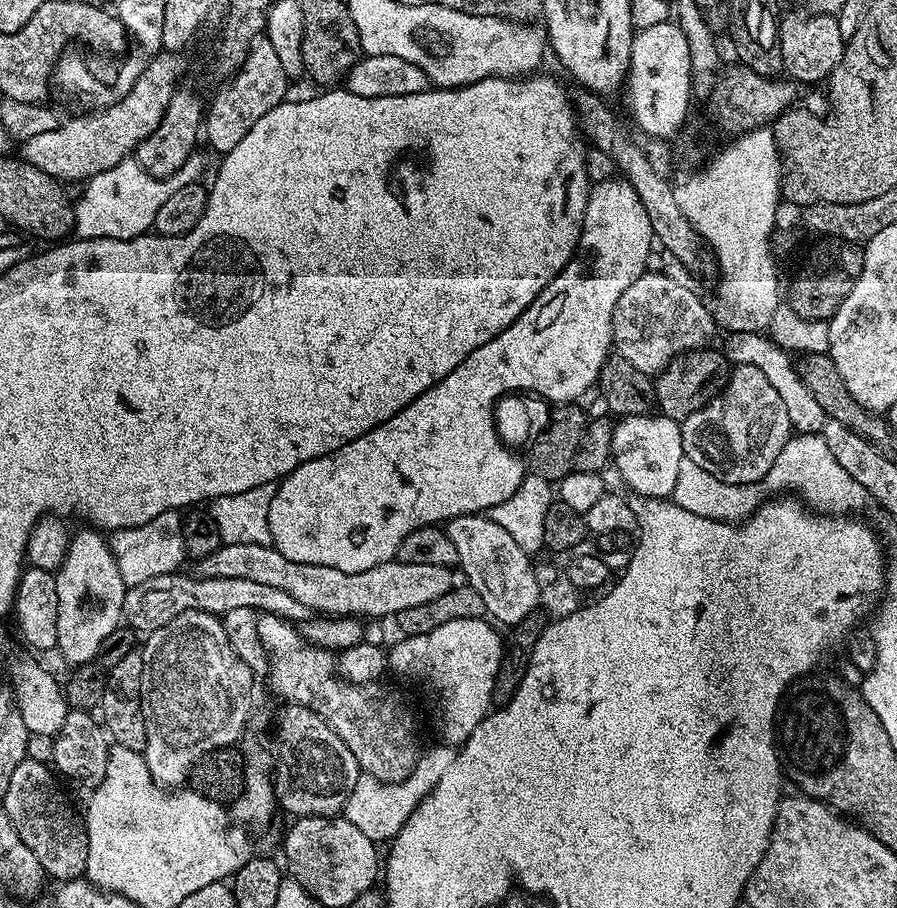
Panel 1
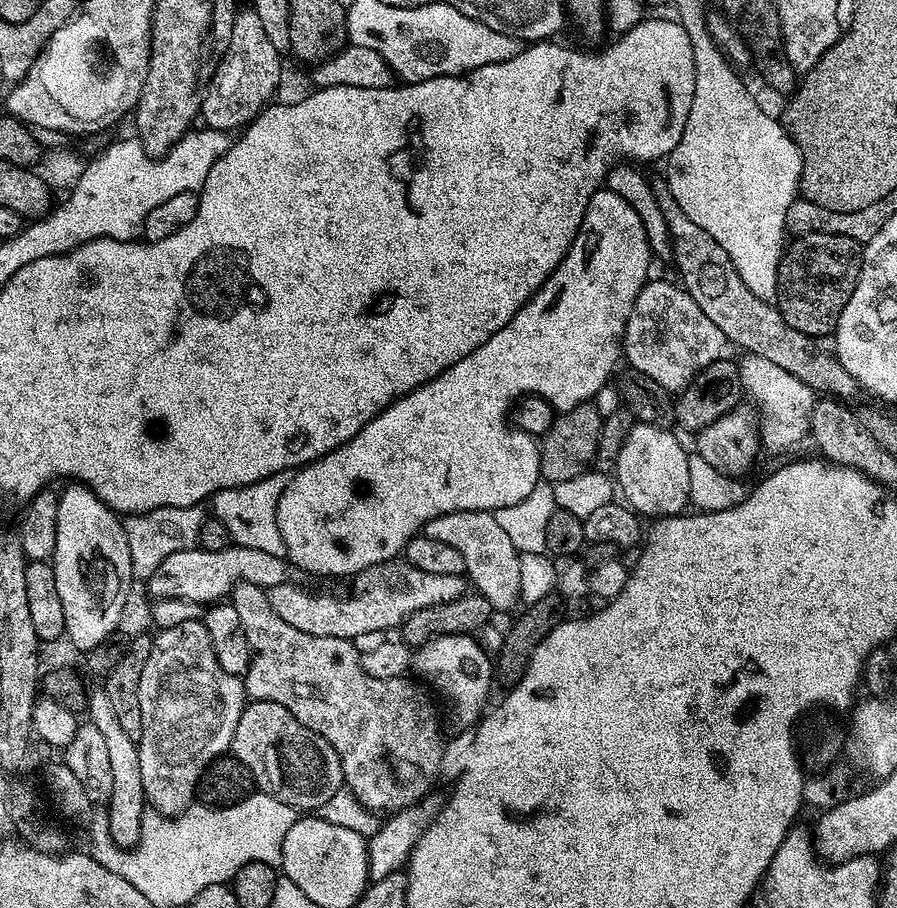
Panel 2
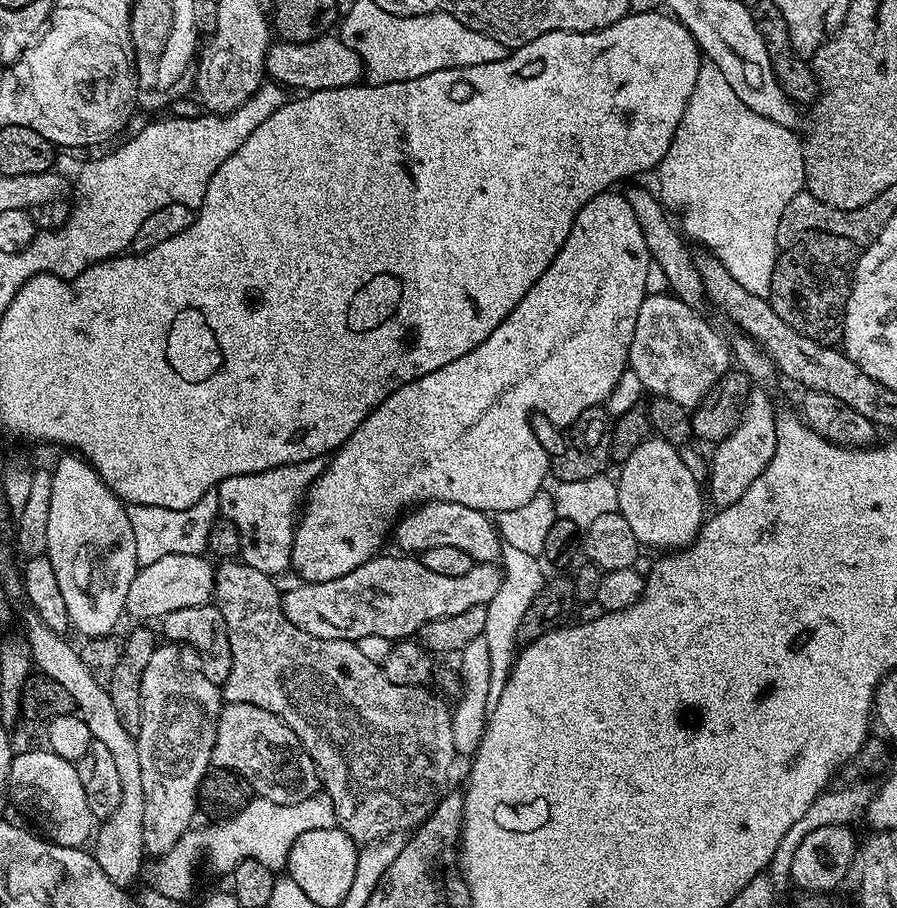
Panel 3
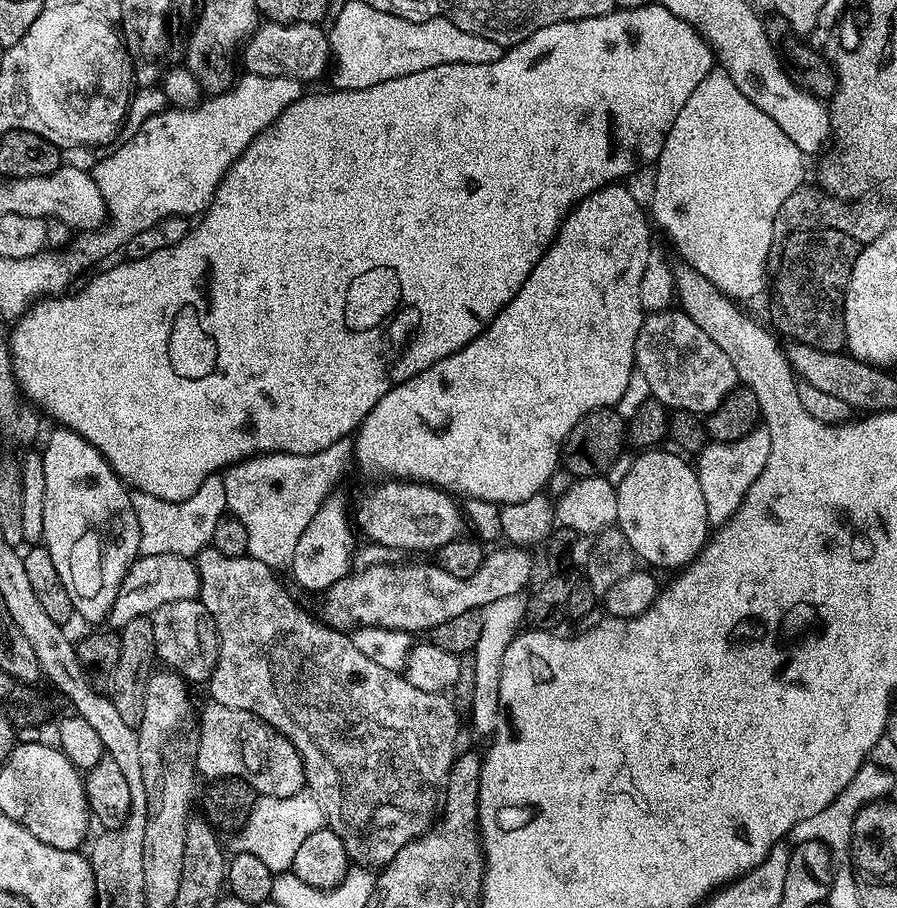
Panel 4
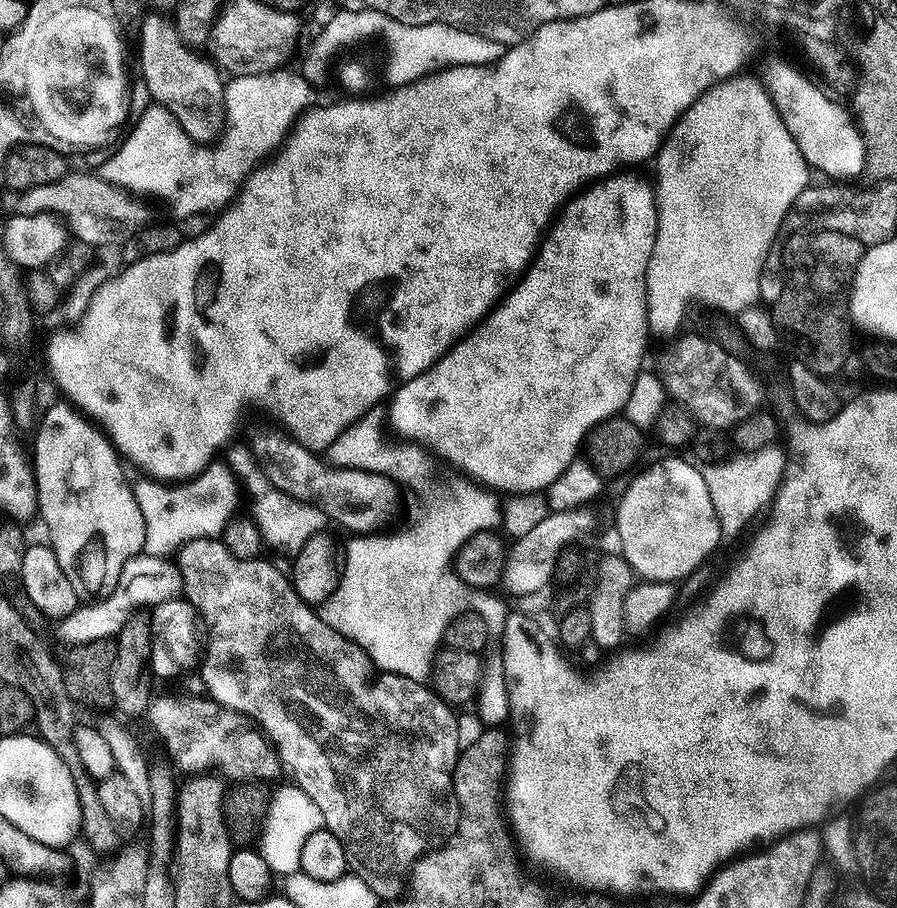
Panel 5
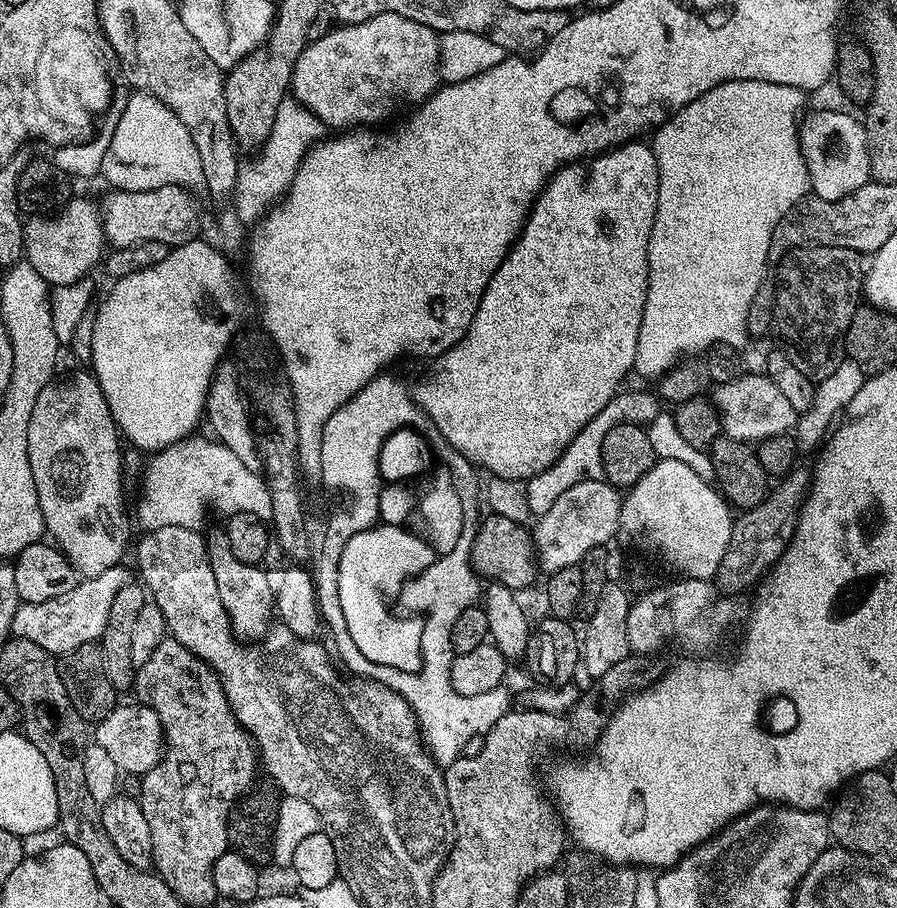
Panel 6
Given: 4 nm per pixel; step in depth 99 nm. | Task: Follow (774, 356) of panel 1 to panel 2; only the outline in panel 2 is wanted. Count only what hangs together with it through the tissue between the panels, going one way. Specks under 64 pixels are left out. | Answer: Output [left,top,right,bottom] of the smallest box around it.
[740,354,815,452]

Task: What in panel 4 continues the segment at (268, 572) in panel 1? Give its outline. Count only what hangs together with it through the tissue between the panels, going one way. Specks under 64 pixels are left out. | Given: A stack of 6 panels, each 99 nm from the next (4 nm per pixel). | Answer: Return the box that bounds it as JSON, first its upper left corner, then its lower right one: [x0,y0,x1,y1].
[106,554,198,630]

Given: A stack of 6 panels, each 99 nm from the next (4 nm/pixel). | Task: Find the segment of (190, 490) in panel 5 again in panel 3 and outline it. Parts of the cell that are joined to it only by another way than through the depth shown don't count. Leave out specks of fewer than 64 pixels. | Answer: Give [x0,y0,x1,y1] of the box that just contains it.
[128,491,219,565]

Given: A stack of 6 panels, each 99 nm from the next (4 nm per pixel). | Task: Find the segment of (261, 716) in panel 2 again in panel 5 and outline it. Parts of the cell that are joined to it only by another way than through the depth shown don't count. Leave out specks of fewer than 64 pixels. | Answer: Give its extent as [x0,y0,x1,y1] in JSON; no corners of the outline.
[146,695,278,782]

